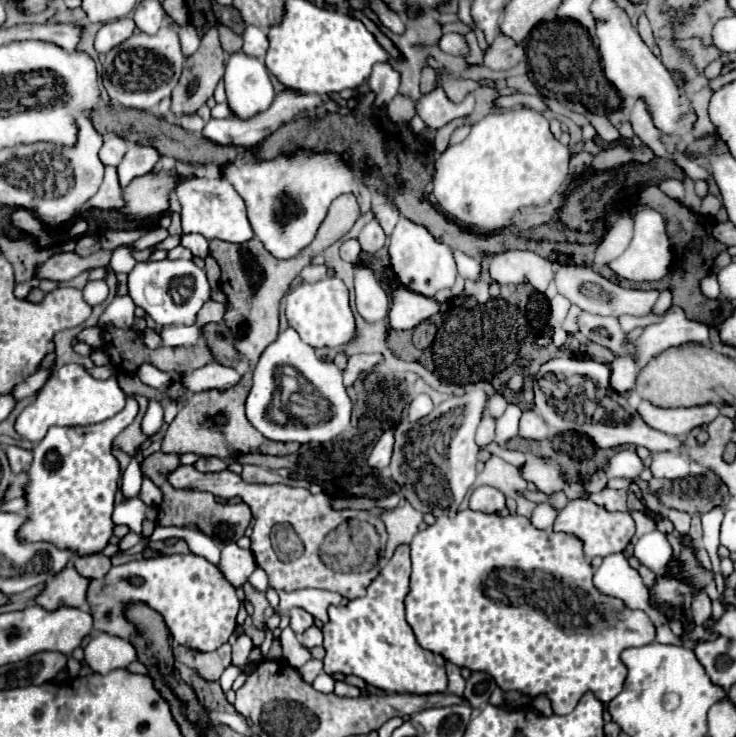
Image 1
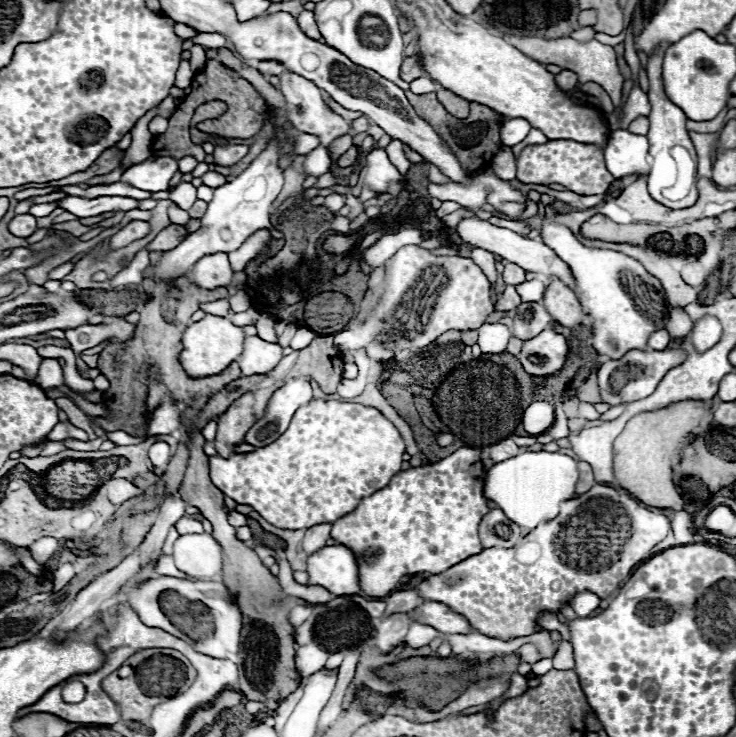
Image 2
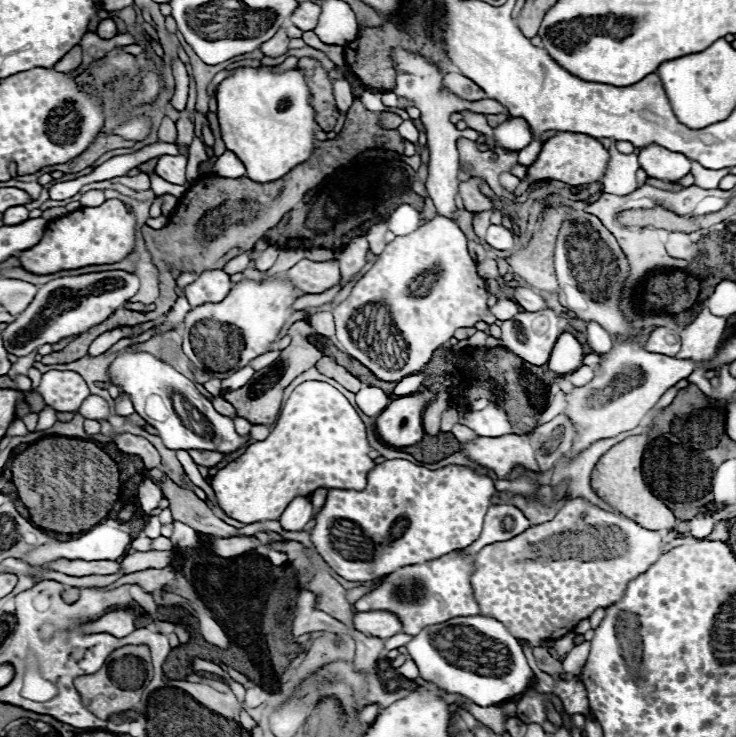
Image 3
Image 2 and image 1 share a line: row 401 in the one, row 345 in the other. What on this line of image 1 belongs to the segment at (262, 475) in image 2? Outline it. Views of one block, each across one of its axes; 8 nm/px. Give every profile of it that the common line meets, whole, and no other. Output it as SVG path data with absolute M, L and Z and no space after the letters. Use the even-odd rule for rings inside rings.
M328 276L314 284L300 284L286 296L286 318L310 346L344 346L354 334L354 316L348 306L348 290L342 280Z

